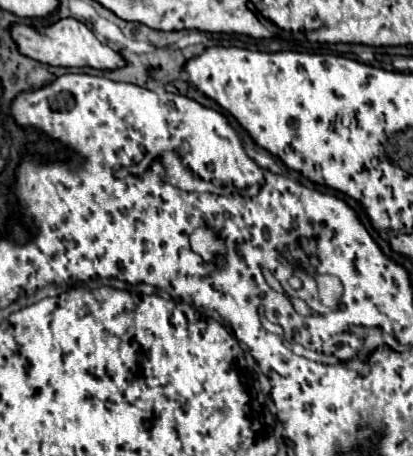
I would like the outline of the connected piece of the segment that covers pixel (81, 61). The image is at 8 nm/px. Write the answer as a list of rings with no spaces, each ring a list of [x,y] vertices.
[[[65,18],[65,20],[59,20],[45,28],[31,28],[31,26],[15,24],[11,34],[19,46],[19,52],[23,52],[25,56],[29,56],[37,62],[49,64],[49,66],[63,66],[63,68],[89,66],[89,68],[97,68],[97,70],[105,70],[105,72],[125,66],[125,58],[119,52],[115,52],[113,48],[103,44],[83,22],[79,22],[75,18]]]

